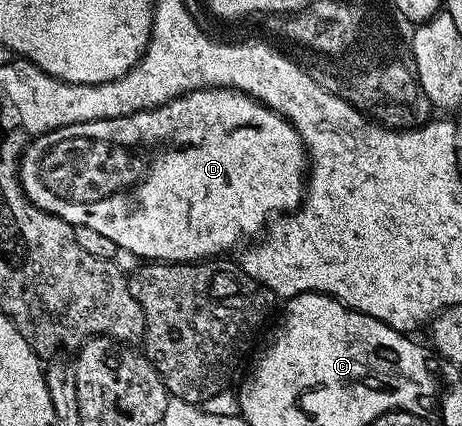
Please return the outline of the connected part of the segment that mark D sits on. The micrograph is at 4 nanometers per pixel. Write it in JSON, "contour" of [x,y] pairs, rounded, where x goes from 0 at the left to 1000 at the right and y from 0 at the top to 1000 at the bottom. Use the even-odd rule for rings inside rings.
{"contour":[[[502,207],[485,209],[476,214],[465,230],[465,239],[474,249],[459,249],[457,242],[444,239],[444,221],[433,211],[413,211],[405,221],[392,223],[390,230],[372,230],[368,239],[357,239],[351,249],[338,249],[333,258],[297,258],[290,268],[271,268],[264,277],[216,277],[214,282],[197,282],[195,286],[182,286],[180,291],[154,291],[152,296],[139,296],[136,300],[119,300],[110,310],[100,315],[82,315],[69,326],[71,333],[63,345],[56,347],[54,357],[43,364],[43,423],[48,441],[54,446],[54,455],[63,462],[65,472],[76,477],[84,488],[93,491],[95,498],[115,500],[119,509],[136,514],[139,521],[149,523],[152,531],[186,531],[188,535],[206,535],[206,545],[223,545],[223,554],[234,554],[238,563],[249,563],[249,573],[264,589],[277,592],[290,601],[307,601],[305,596],[316,596],[316,608],[331,610],[359,587],[359,599],[379,601],[385,615],[431,615],[437,610],[459,608],[463,601],[485,599],[489,592],[485,587],[496,587],[502,582],[511,568],[522,568],[528,559],[539,559],[537,563],[548,563],[558,556],[576,538],[578,523],[593,509],[593,505],[608,507],[619,498],[632,498],[645,491],[654,465],[658,462],[658,448],[662,439],[662,413],[665,413],[665,371],[658,359],[652,359],[656,347],[656,336],[652,329],[652,317],[645,315],[639,298],[632,296],[628,286],[617,284],[597,258],[584,258],[582,251],[574,249],[571,242],[558,239],[554,230],[543,228],[541,221],[528,221],[524,211],[509,211]],[[494,254],[504,263],[532,263],[532,268],[522,268],[515,272],[513,282],[504,277],[487,279],[487,261]]]}

